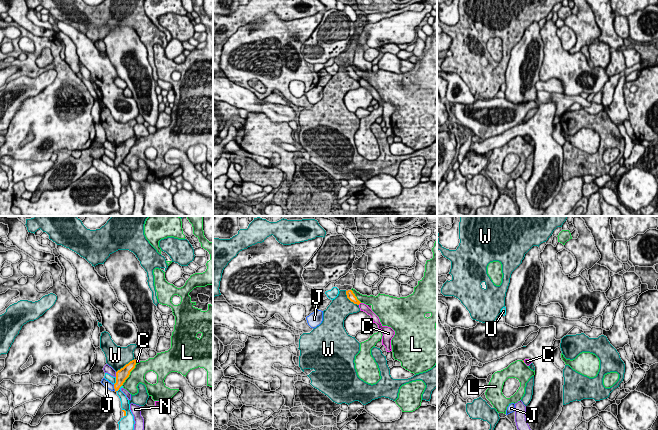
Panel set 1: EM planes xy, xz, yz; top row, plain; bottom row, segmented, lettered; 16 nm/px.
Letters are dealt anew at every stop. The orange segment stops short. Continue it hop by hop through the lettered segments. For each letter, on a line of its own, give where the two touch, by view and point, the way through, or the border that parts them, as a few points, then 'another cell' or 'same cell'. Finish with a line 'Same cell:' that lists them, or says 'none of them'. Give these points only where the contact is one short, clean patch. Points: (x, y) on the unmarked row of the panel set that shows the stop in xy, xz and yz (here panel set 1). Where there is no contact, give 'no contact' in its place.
C: meets orange in xz at (359, 79); border along xz (360, 78), (358, 80); another cell
J: meets orange in xy at (114, 164); border along xy (113, 160), (116, 167); another cell
L: meets orange in xy at (129, 150); another cell
N: meets orange in xy at (116, 150); another cell
U: meets orange in xy at (116, 157); another cell
W: meets orange in xy at (126, 140); another cell
Same cell: none of them

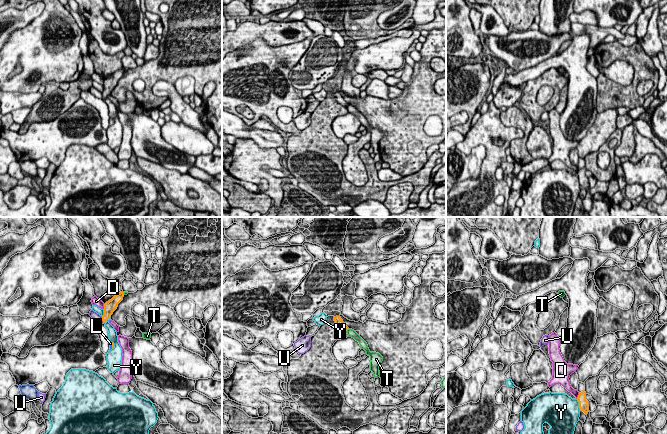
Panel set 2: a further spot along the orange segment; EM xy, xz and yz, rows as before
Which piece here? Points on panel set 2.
D: meets orange in yz at (578, 172); another cell
L: meets orange in xy at (112, 121); runs through xy (112, 119), (112, 121), (110, 119); same cell
T: meets orange in xz at (347, 105); border along xz (348, 104), (346, 106); another cell
U: meets orange in xy at (102, 96); border along xy (101, 92), (104, 99); another cell
Y: meets orange in yz at (579, 180); another cell
Same cell: L

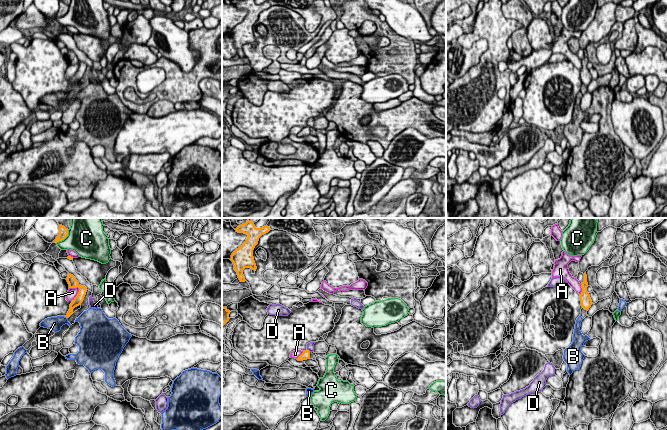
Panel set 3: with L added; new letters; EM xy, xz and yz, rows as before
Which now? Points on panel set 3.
A: meets orange in xy at (78, 69); another cell
B: meets orange in xy at (65, 92); border along xy (63, 92), (67, 94); another cell
C: meets orange in xy at (64, 14); another cell
D: meets orange in xz at (308, 126); border along xz (307, 125), (310, 127); another cell
Same cell: none of them

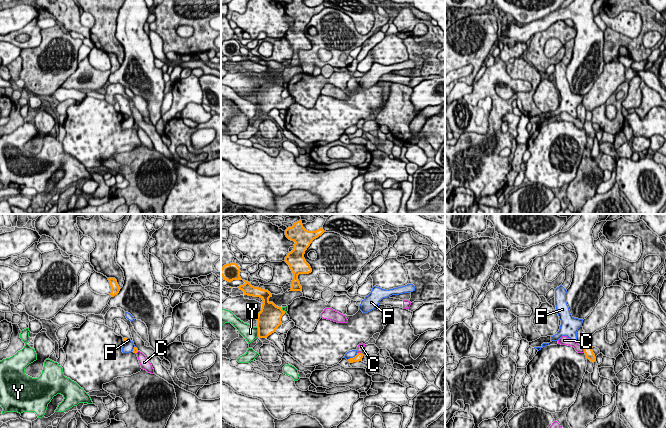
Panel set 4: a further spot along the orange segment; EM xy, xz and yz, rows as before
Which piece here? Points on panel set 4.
C: meets orange in yz at (584, 126); border along yz (583, 124), (584, 128); another cell
F: meets orange in xz at (353, 133); another cell
Y: meets orange in xz at (258, 108); another cell
Same cell: none of them

